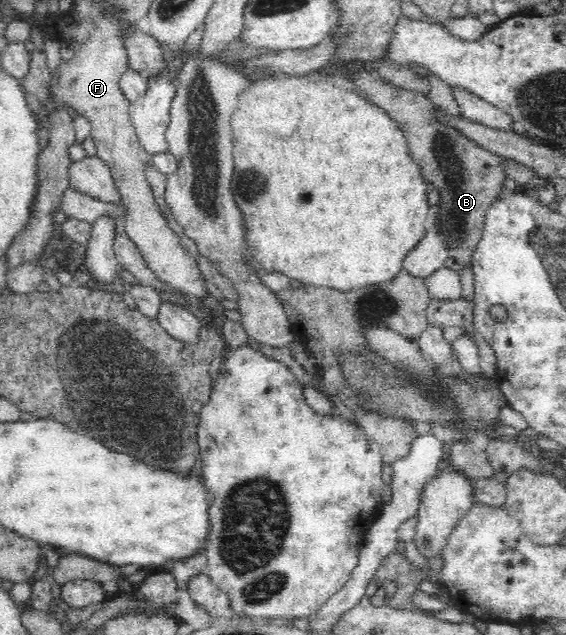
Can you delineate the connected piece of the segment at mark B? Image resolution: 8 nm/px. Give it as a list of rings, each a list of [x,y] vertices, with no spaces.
[[[359,70],[352,75],[351,80],[366,91],[374,104],[385,109],[398,122],[422,178],[439,192],[435,226],[446,238],[449,258],[445,266],[460,274],[462,270],[472,266],[474,252],[483,236],[486,214],[498,201],[502,184],[507,178],[502,157],[478,146],[462,136],[458,130],[438,122],[432,114],[435,105],[426,95],[394,87],[372,71]]]

